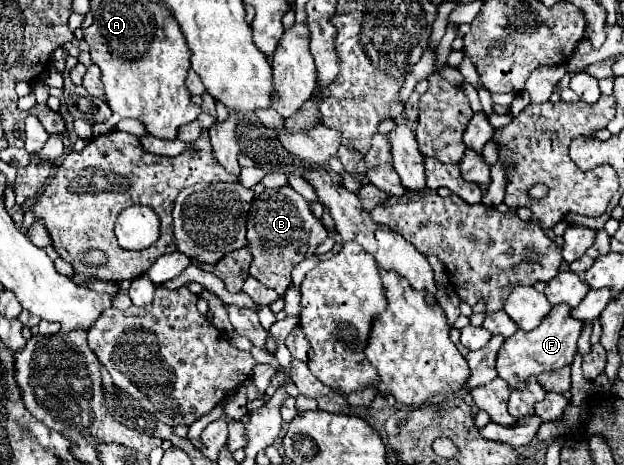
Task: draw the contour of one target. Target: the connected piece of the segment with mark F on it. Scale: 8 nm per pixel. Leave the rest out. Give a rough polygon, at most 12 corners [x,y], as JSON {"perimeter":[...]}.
{"perimeter":[[555,305],[533,331],[517,329],[497,353],[511,387],[569,367],[583,321]]}

